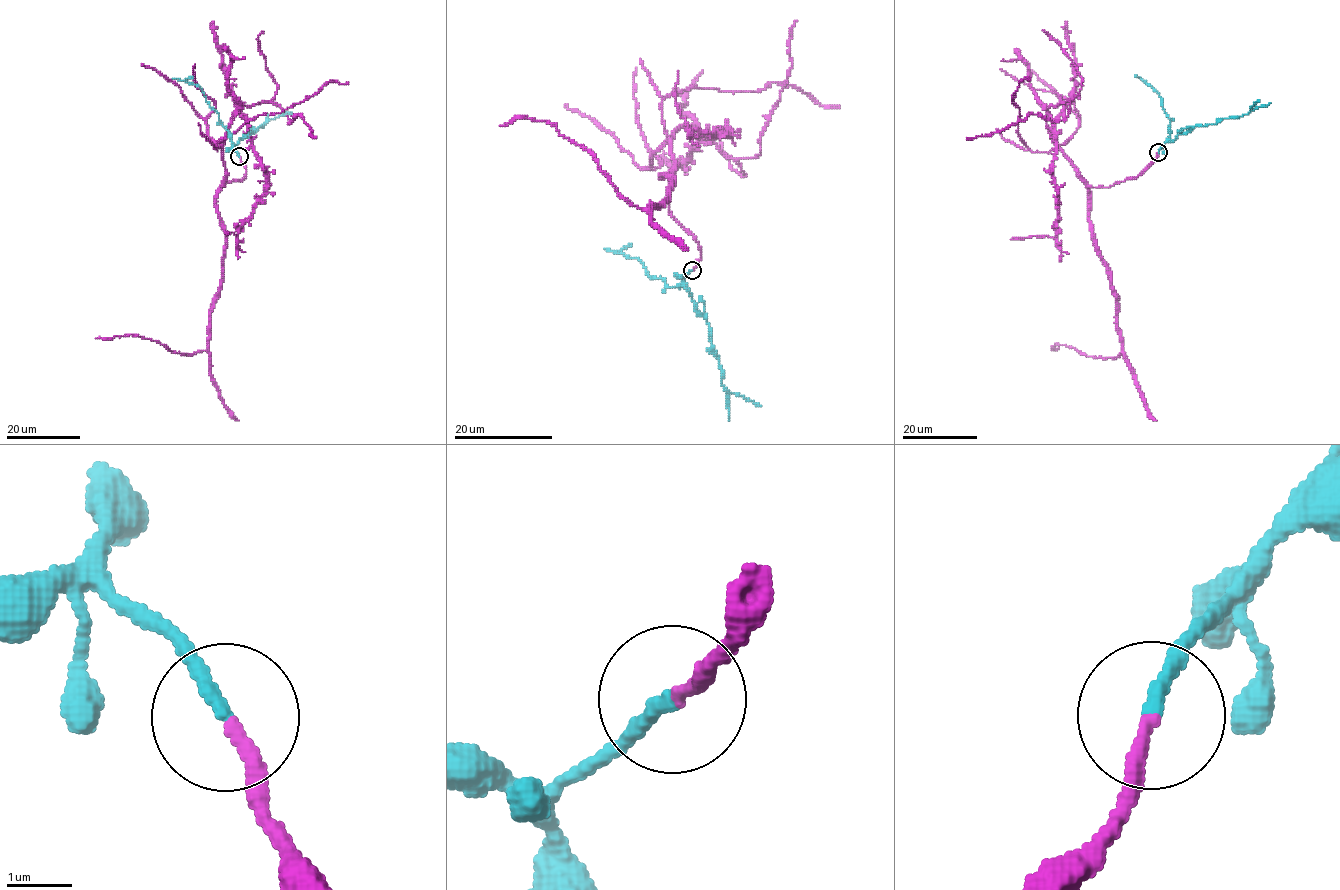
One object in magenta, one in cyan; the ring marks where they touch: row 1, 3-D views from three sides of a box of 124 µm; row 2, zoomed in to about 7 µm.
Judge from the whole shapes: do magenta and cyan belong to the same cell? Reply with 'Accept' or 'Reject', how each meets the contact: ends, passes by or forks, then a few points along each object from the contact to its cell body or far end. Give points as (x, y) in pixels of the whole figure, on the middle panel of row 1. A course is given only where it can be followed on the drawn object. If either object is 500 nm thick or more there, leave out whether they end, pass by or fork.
Accept. At the ring magenta ends. At the ring cyan ends. Course of magenta: (692, 269), (700, 246), (668, 209), (672, 174), (662, 175), (669, 195), (645, 210), (551, 124), (501, 126). Course of cyan: (692, 269), (682, 279), (696, 309), (708, 323), (723, 387), (760, 406)

